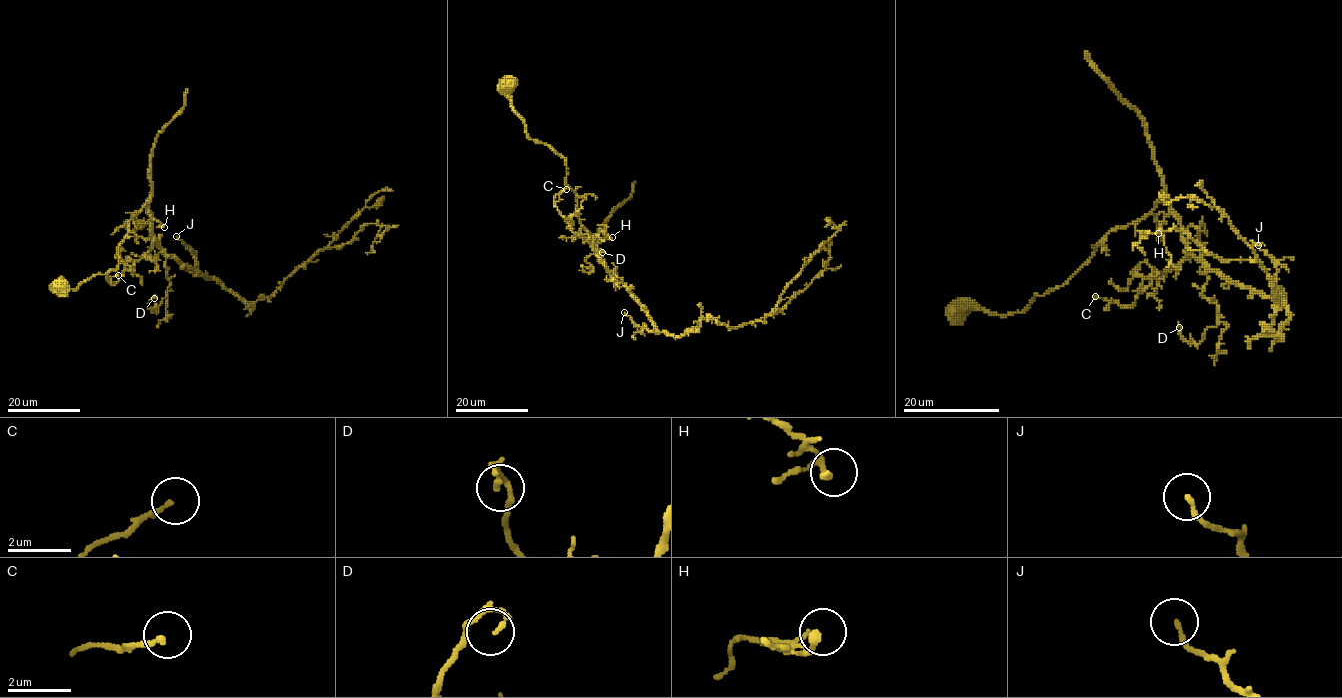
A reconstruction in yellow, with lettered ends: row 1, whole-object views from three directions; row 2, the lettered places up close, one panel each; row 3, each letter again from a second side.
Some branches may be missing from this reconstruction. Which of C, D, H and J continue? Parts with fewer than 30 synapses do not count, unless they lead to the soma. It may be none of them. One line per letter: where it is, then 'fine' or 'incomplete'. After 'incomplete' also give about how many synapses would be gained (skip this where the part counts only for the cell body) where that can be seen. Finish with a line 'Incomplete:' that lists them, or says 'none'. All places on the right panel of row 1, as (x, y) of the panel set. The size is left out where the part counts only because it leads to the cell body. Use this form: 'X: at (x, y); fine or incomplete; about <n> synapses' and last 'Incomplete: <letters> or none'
C: at (1095, 296); fine
D: at (1179, 327); fine
H: at (1158, 233); fine
J: at (1258, 245); fine
Incomplete: none

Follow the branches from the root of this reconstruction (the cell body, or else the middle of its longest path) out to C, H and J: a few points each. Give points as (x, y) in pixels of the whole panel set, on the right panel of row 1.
C: (958, 311), (1023, 312), (1061, 287), (1111, 231), (1166, 200), (1187, 254), (1145, 278), (1132, 306), (1095, 296)
H: (958, 311), (1023, 312), (1035, 296), (1061, 287), (1111, 231), (1144, 218), (1164, 200), (1170, 212), (1158, 233)
J: (958, 311), (1023, 312), (1158, 200), (1210, 269), (1281, 300), (1276, 264), (1258, 245)

